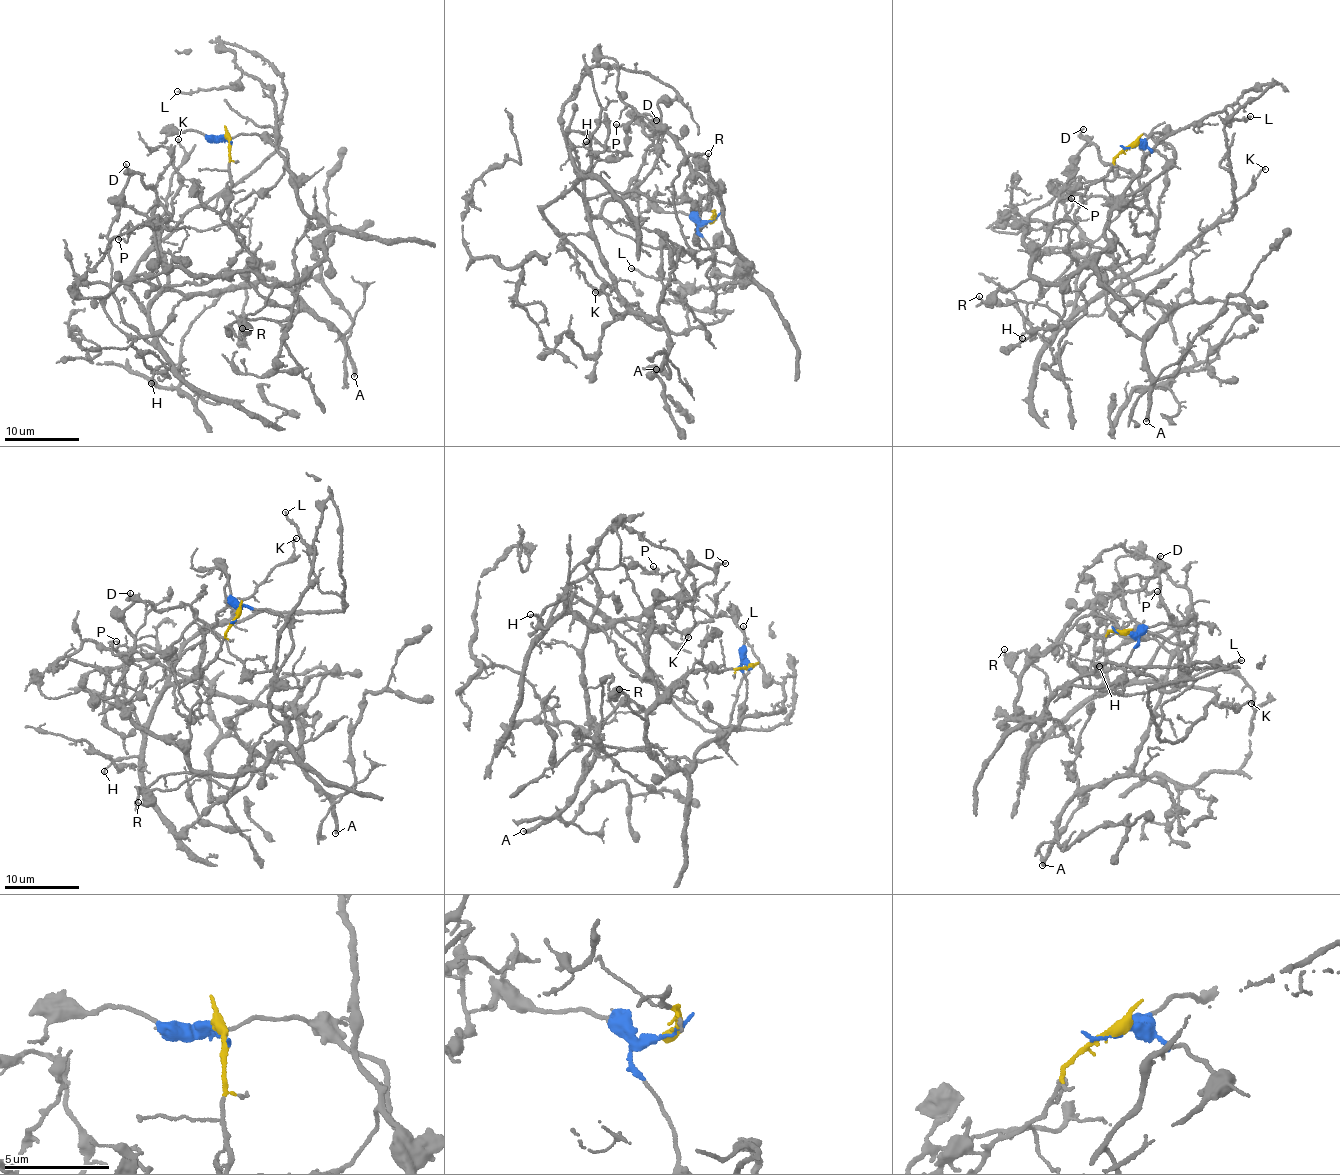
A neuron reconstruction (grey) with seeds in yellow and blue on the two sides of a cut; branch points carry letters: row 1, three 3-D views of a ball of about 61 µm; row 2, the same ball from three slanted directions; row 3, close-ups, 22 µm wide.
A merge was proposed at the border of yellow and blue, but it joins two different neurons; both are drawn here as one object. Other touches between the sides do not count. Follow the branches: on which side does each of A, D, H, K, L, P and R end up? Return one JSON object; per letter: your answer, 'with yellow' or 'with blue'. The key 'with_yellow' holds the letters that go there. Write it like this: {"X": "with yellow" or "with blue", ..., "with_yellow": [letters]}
{"A": "with yellow", "D": "with yellow", "H": "with yellow", "K": "with yellow", "L": "with blue", "P": "with yellow", "R": "with blue", "with_yellow": ["A", "D", "H", "K", "P"]}

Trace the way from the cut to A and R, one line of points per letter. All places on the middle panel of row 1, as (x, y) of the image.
A: (711, 220), (706, 196), (662, 203), (628, 190), (588, 202), (617, 294), (665, 324), (667, 352), (656, 370)
R: (711, 220), (698, 231), (718, 271), (733, 276), (743, 260), (751, 282), (705, 165), (709, 153)

